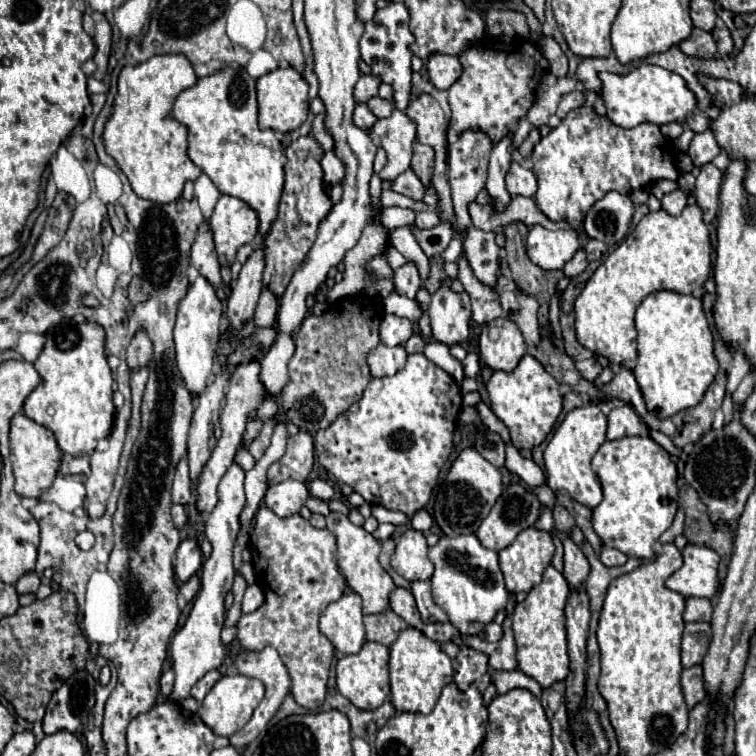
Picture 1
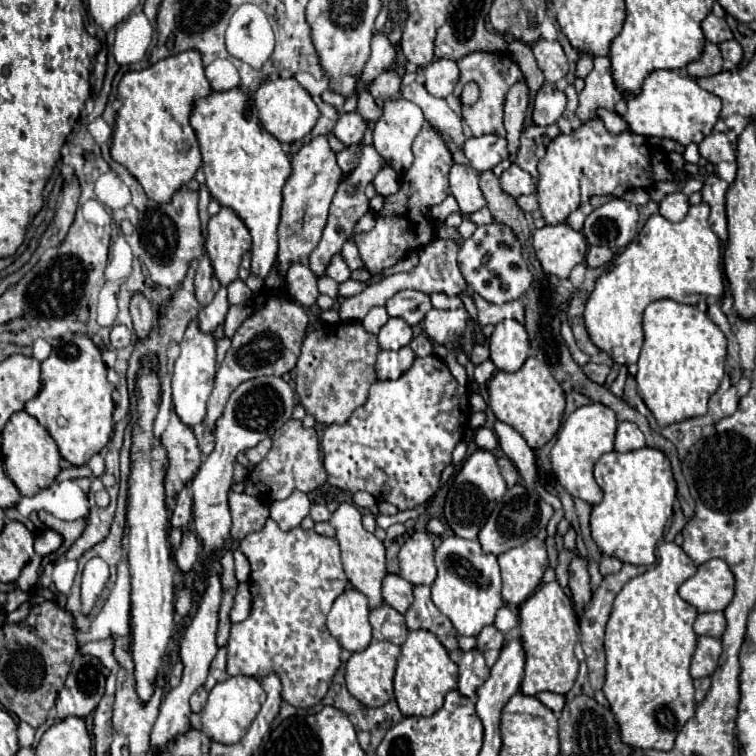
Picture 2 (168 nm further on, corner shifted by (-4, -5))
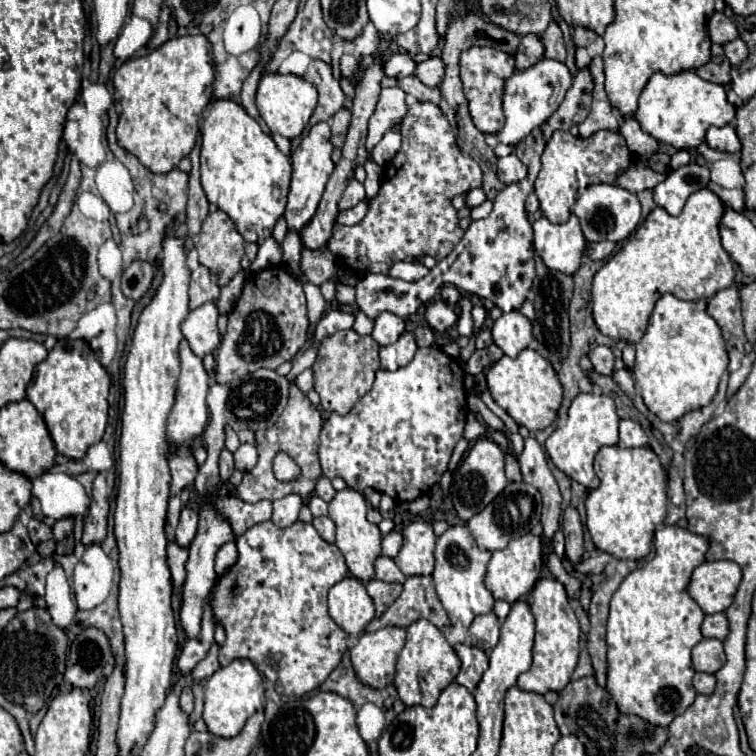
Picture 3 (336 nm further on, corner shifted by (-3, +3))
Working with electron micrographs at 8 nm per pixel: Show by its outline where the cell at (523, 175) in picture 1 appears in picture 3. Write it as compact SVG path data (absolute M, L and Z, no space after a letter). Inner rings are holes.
M510 153L508 157L498 159L498 177L506 185L522 181L526 177L526 165L514 153Z

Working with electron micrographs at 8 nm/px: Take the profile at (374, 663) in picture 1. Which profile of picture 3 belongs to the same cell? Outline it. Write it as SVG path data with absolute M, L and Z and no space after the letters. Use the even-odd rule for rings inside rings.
M384 627L374 633L364 633L358 645L350 649L356 677L372 689L384 689L390 685L404 641L406 629L402 627Z

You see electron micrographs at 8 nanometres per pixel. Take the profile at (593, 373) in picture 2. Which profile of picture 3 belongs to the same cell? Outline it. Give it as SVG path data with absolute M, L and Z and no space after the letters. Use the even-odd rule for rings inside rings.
M596 347L588 353L592 365L594 365L594 371L600 373L600 375L612 375L614 371L614 355L608 347Z

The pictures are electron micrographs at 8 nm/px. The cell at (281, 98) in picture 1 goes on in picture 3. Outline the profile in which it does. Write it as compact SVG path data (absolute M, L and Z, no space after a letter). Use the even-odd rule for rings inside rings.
M264 73L258 83L256 107L270 133L280 133L286 139L294 139L304 131L304 127L310 121L310 115L316 109L316 89L312 89L312 85L308 85L308 81L304 81L298 75Z

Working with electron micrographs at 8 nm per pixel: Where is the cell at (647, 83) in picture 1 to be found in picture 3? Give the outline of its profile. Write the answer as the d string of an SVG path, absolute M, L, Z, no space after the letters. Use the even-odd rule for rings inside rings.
M660 71L654 73L646 83L634 113L642 131L676 149L698 147L704 141L708 127L724 127L734 115L736 109L728 105L724 87L700 79L694 71L682 71L676 75L664 75Z

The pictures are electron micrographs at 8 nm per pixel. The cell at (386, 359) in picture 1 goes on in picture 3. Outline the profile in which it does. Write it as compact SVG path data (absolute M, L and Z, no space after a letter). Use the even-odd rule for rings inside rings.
M404 333L404 335L394 343L394 347L396 347L396 363L398 363L398 367L408 365L408 363L412 361L412 357L416 355L416 349L418 349L412 333Z

